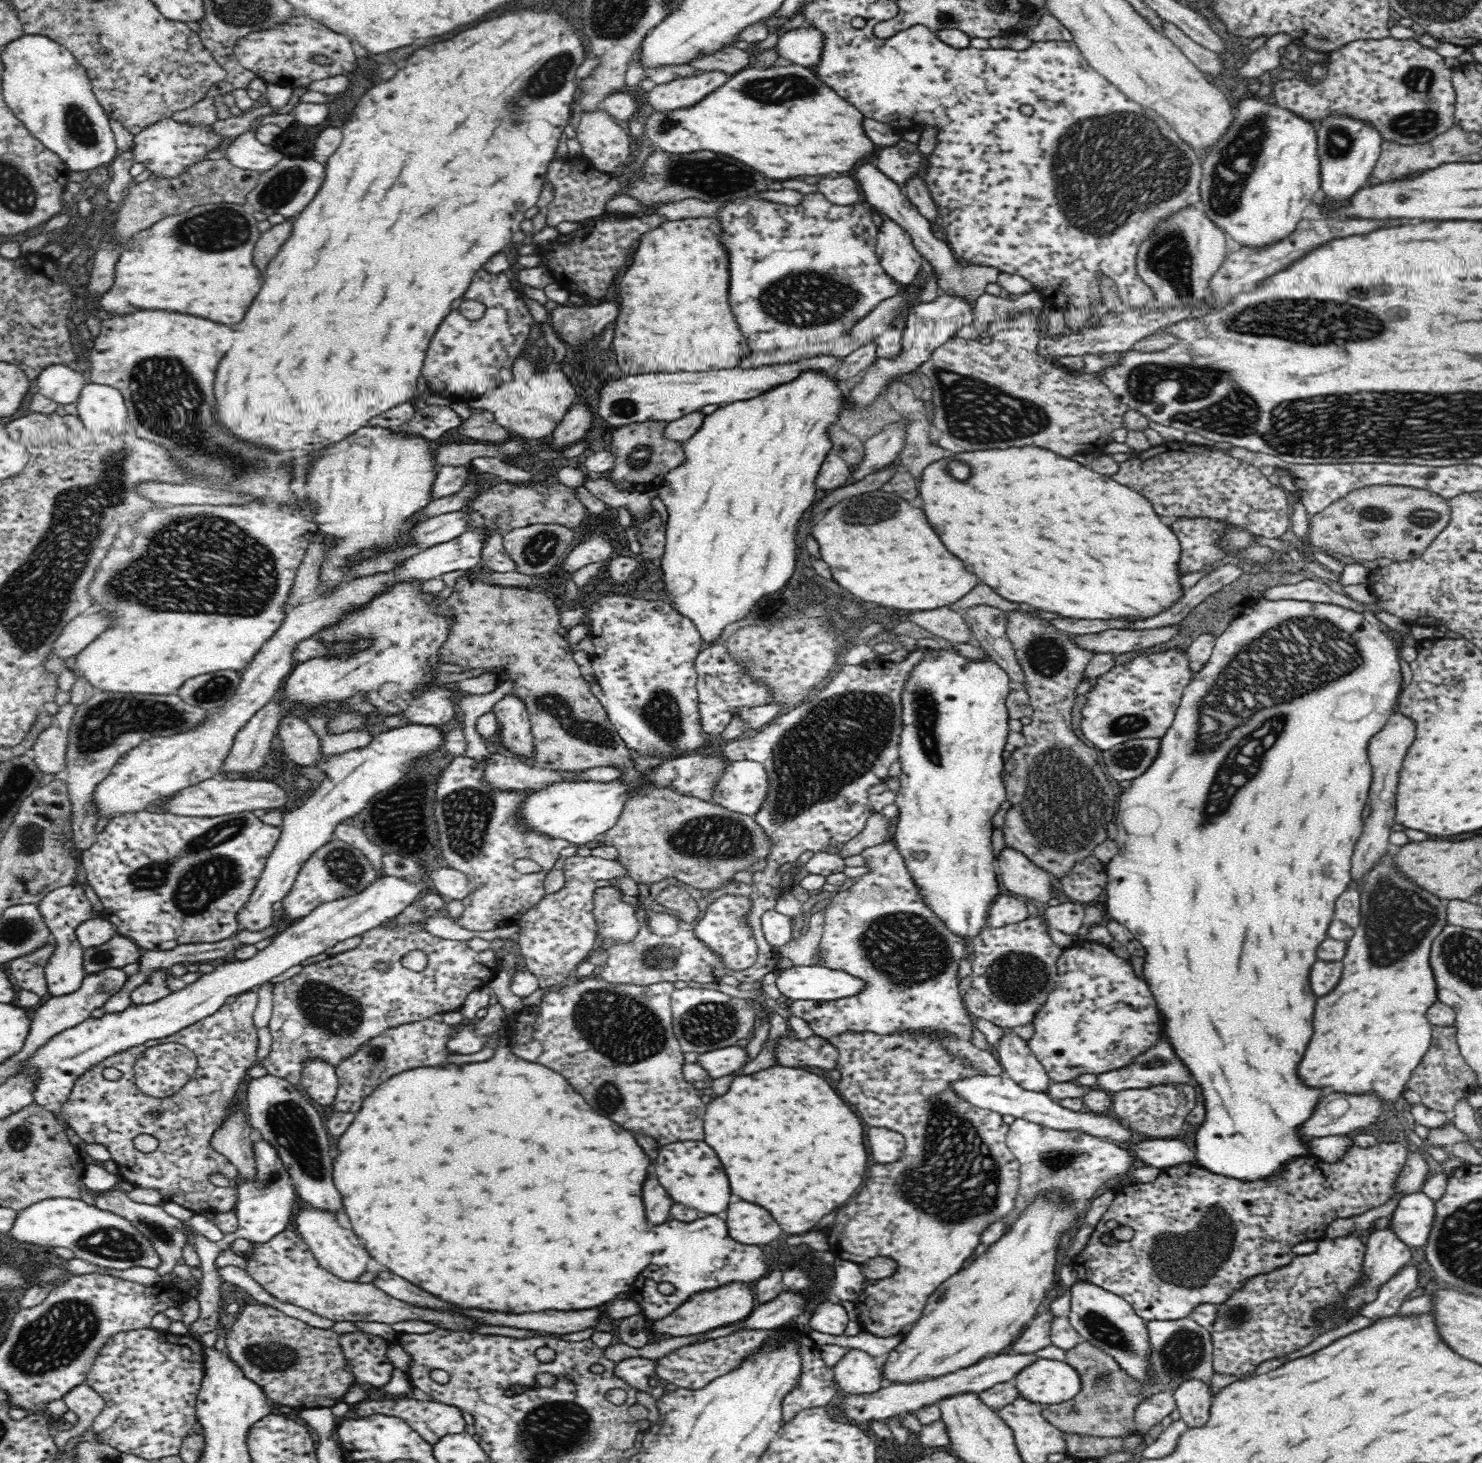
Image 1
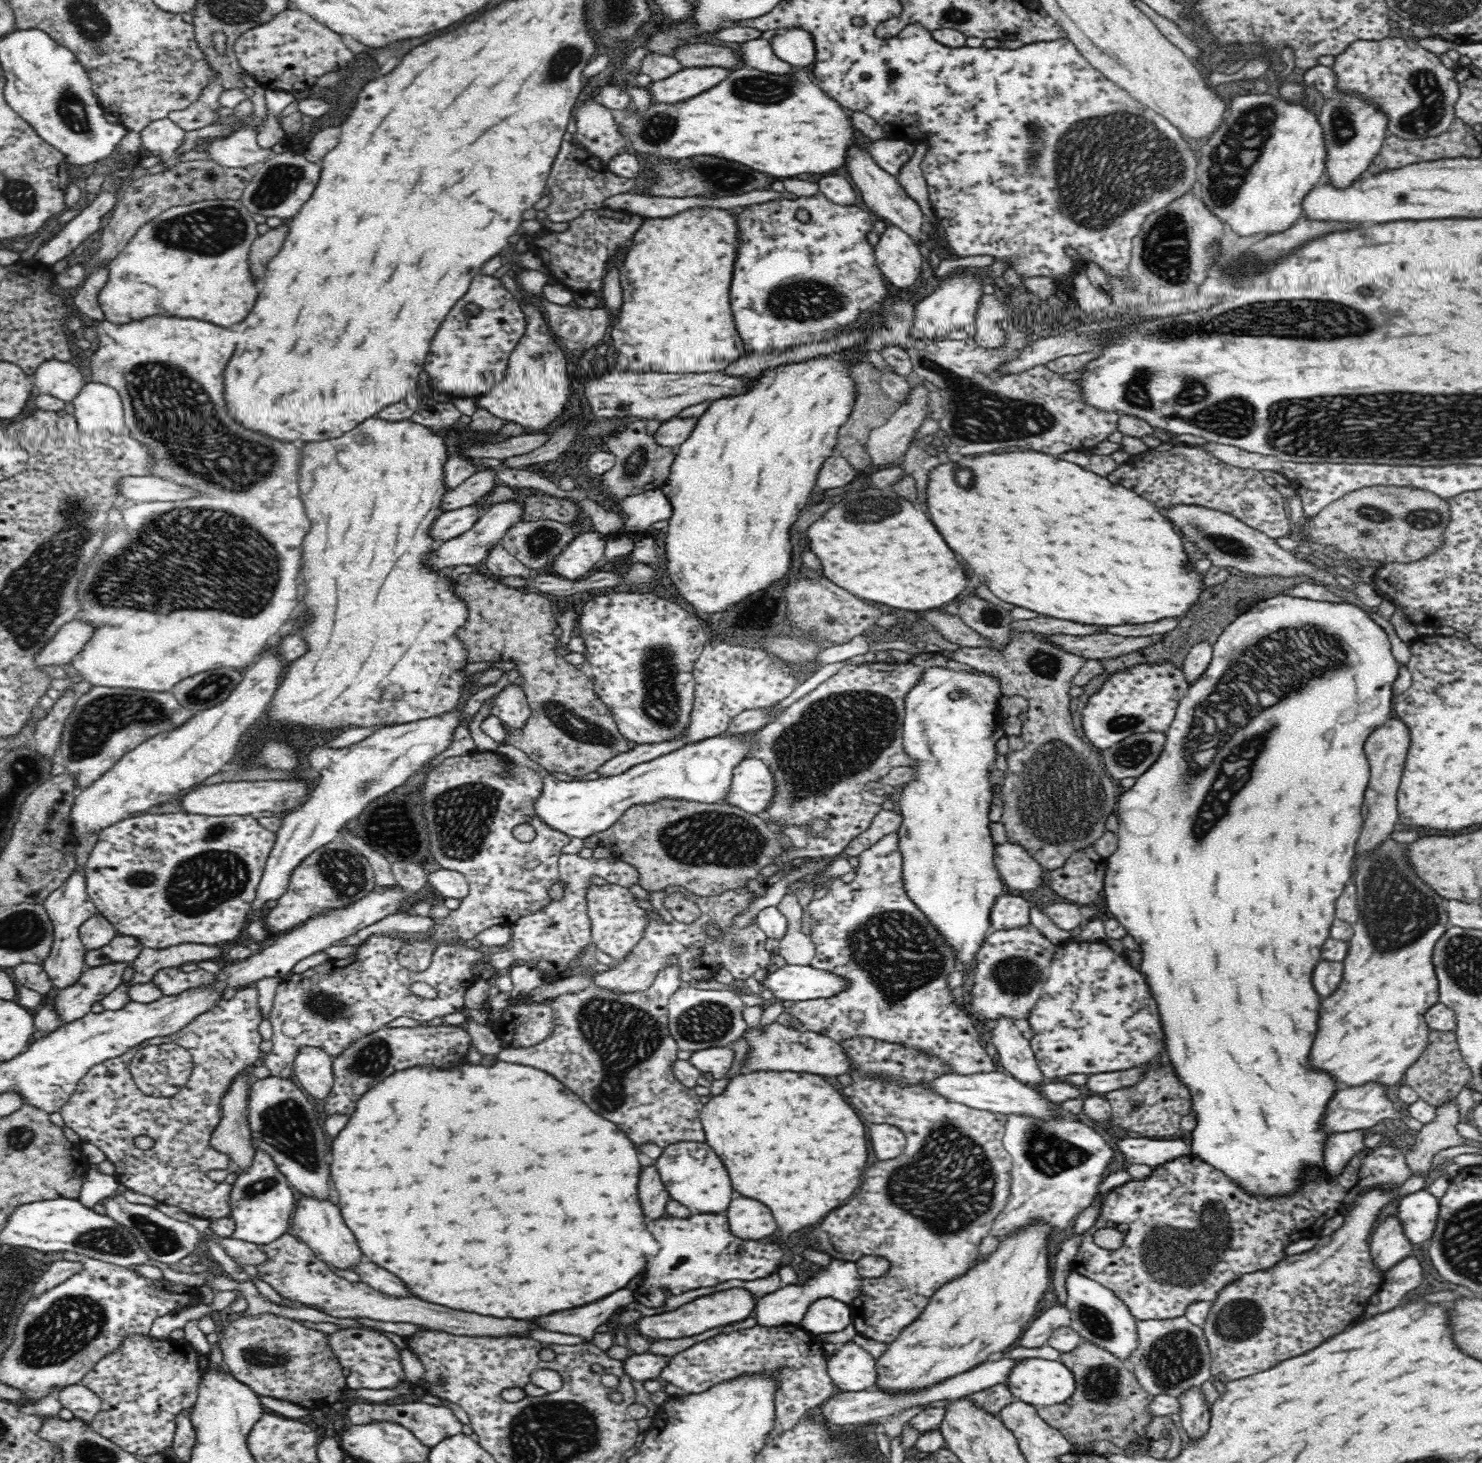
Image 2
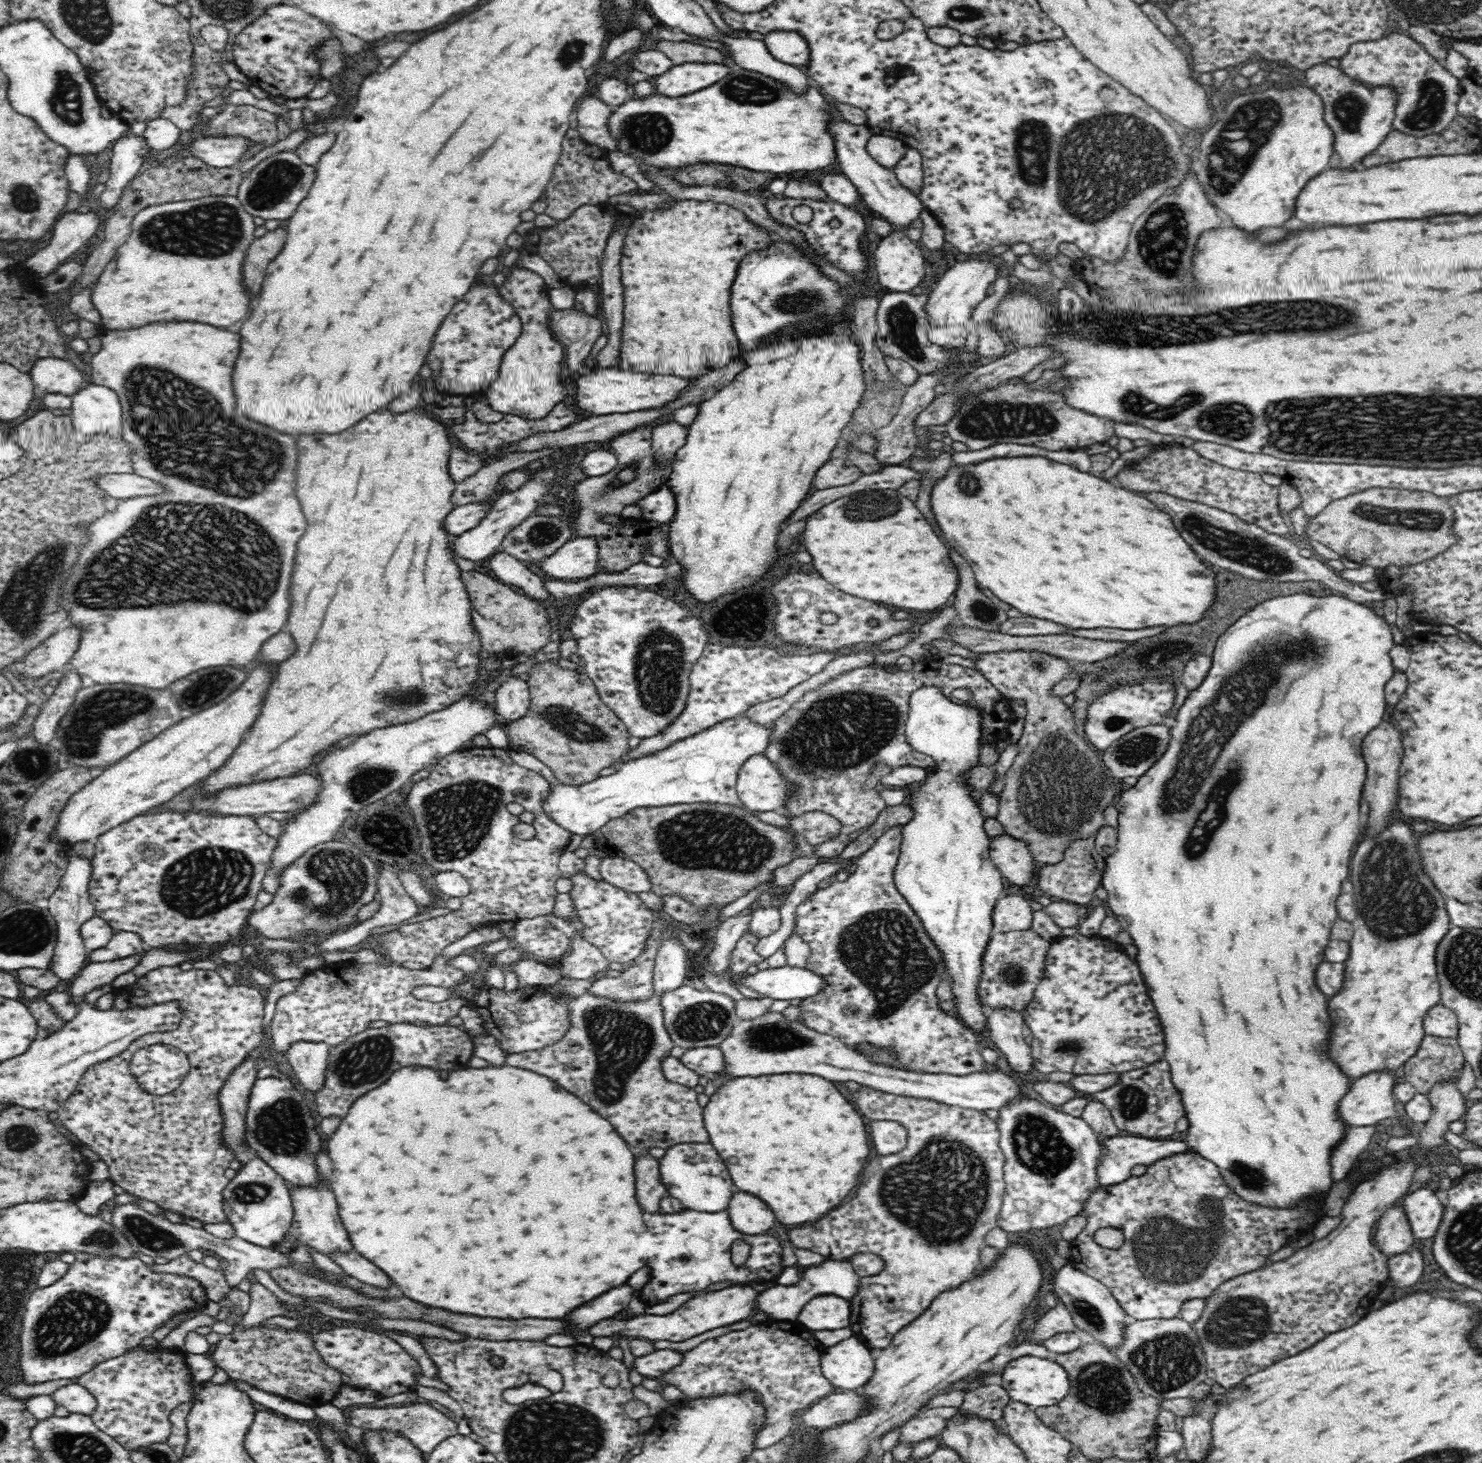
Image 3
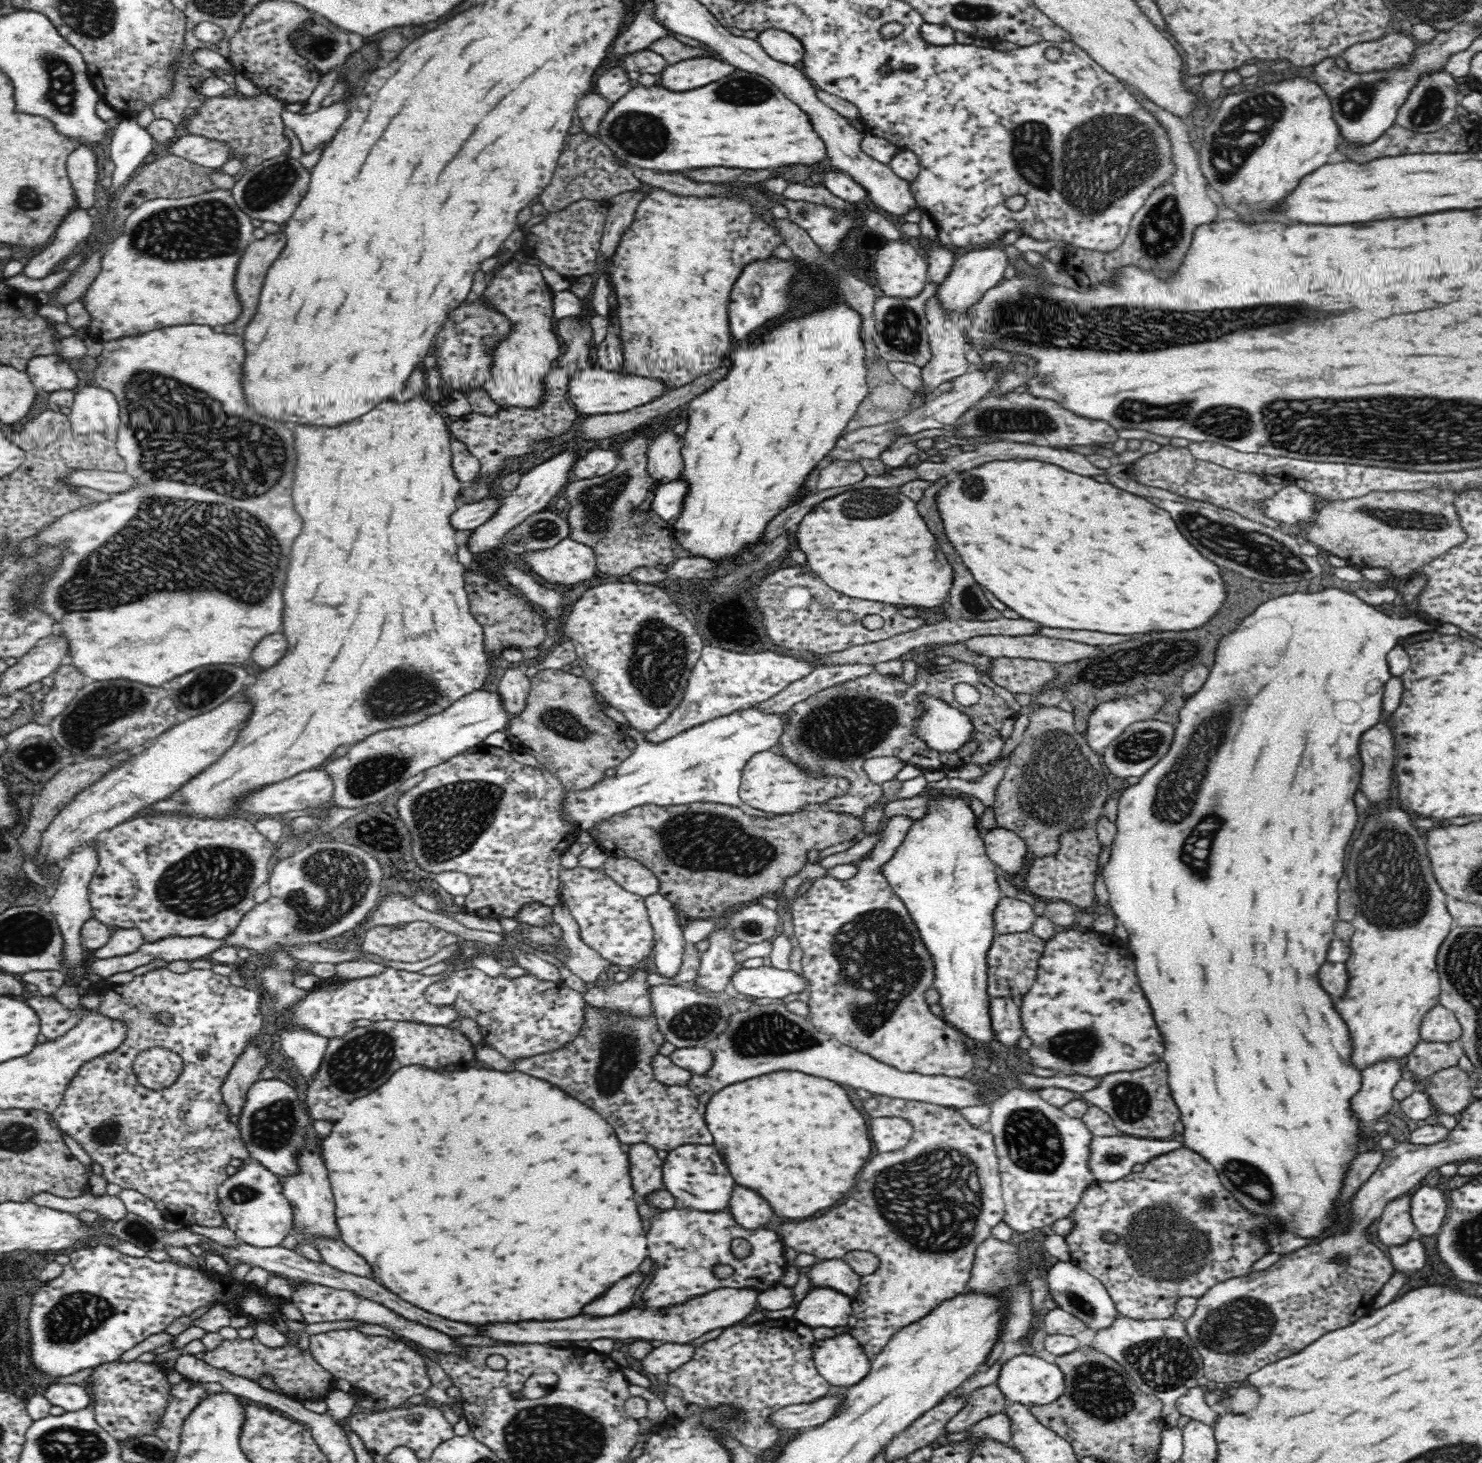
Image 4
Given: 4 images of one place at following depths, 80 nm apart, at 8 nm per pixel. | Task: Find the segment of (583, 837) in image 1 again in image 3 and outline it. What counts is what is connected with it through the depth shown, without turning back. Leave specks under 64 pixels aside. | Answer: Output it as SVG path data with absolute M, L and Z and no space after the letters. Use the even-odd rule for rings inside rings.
M744 714L727 719L723 722L718 722L710 728L704 728L700 732L696 732L692 736L686 736L682 740L678 740L658 750L652 754L644 754L638 758L630 758L617 767L614 774L608 776L599 776L588 784L582 786L565 786L560 784L556 777L552 774L550 767L547 767L543 762L540 762L536 757L523 752L509 749L509 755L520 766L528 768L528 770L536 771L548 780L552 785L552 794L545 800L544 810L554 822L557 822L562 828L569 830L572 834L580 834L580 836L590 835L597 831L600 826L608 824L613 818L618 818L624 813L630 812L632 809L642 807L661 807L670 805L692 805L693 803L710 803L715 805L732 805L743 808L754 817L760 819L764 823L776 825L779 827L788 826L788 816L784 812L768 810L768 812L758 812L758 810L746 809L743 802L738 796L737 782L738 773L742 765L751 756L762 754L770 744L773 725L758 725L752 719L744 717Z

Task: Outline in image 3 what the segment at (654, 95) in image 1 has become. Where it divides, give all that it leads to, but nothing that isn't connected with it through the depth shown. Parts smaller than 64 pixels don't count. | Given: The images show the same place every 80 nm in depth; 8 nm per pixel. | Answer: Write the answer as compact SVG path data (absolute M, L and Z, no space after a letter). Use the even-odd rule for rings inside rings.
M684 62L656 78L655 91L664 96L682 96L698 92L721 80L730 72L730 63Z

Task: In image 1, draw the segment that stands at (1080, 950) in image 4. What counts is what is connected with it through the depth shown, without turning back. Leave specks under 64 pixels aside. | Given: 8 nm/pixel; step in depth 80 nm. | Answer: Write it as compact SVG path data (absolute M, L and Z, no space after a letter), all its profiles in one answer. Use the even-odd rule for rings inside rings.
M1078 939L1070 947L1062 949L1060 959L1057 961L1057 977L1054 978L1054 990L1050 992L1045 1004L1038 1010L1032 1024L1034 1026L1034 1035L1027 1041L1028 1046L1031 1048L1031 1052L1035 1054L1035 1057L1042 1063L1044 1069L1046 1069L1048 1078L1056 1082L1075 1082L1075 1078L1078 1078L1080 1074L1098 1075L1099 1073L1128 1066L1128 1064L1134 1062L1137 1056L1144 1054L1149 1048L1158 1044L1164 1034L1161 1014L1146 980L1143 977L1137 976L1130 962L1112 953L1107 945L1091 943L1081 939Z

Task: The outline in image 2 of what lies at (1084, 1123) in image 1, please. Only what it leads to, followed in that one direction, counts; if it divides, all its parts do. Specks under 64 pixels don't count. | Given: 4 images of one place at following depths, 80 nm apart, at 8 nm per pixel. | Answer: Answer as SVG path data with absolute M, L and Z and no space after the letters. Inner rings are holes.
M994 1071L984 1073L974 1073L967 1075L942 1074L934 1080L928 1082L918 1082L926 1091L934 1091L948 1101L954 1101L966 1105L979 1111L990 1113L1002 1112L1002 1114L1027 1114L1027 1116L1037 1116L1037 1118L1052 1118L1058 1116L1058 1112L1048 1104L1048 1099L1044 1098L1035 1088L1022 1084L1012 1075L1006 1072Z

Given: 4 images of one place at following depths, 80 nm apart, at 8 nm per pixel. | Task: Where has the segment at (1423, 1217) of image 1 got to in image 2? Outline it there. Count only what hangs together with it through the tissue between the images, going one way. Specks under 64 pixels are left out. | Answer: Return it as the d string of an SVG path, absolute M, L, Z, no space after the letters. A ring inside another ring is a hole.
M1423 1189L1402 1198L1396 1209L1410 1242L1420 1244L1430 1240L1439 1217L1439 1199L1436 1196Z

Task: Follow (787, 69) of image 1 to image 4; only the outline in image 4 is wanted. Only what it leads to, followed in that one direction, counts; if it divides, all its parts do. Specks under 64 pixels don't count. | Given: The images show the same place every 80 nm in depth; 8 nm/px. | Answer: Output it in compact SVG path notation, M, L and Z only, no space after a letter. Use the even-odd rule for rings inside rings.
M740 69L734 71L731 75L726 75L716 82L710 82L708 86L700 86L688 92L668 92L664 90L661 84L653 84L648 86L634 83L632 88L620 98L616 100L608 112L600 120L598 124L598 132L596 132L596 139L604 143L610 150L628 167L638 166L648 170L659 172L680 172L680 170L690 170L698 168L712 168L712 166L728 166L728 168L752 168L752 170L760 170L760 168L778 168L784 164L818 164L820 160L826 158L826 148L824 142L818 138L818 134L814 134L808 116L798 108L798 105L784 97L778 88L770 82L770 80L758 74L752 74Z

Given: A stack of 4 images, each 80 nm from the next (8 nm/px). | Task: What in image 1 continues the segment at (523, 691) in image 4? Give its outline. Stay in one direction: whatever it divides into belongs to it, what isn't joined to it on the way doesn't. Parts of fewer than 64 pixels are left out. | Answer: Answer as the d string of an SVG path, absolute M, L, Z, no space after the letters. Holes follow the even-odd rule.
M511 692L494 705L493 714L500 723L499 734L493 741L499 744L501 751L514 752L518 756L533 758L536 751L534 750L533 734L530 731L531 723L527 706Z

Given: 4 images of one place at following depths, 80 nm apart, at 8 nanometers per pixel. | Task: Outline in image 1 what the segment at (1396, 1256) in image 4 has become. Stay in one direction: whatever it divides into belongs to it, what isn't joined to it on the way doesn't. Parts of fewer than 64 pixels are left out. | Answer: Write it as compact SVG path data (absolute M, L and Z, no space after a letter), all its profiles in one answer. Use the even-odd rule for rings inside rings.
M1404 1266L1390 1276L1388 1282L1378 1286L1378 1296L1374 1302L1364 1305L1358 1312L1366 1318L1378 1319L1392 1316L1400 1310L1406 1296L1418 1288L1418 1270L1416 1266Z

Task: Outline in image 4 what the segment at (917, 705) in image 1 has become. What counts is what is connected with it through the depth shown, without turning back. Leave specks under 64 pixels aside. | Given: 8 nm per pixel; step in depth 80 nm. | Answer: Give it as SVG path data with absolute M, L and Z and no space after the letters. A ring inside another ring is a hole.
M924 695L921 704L926 714L918 718L915 724L919 740L923 740L929 748L939 752L954 752L966 744L974 734L974 727L966 714L957 708L951 708L936 697ZM934 792L936 796L931 800L931 803L927 806L927 813L923 816L922 819L919 819L914 823L910 830L906 833L905 839L902 841L902 844L896 848L896 852L892 854L892 858L888 862L882 864L880 868L880 873L886 877L886 881L890 883L892 890L902 899L904 906L908 909L912 921L918 929L918 934L922 937L922 943L924 947L928 949L932 961L934 961L934 978L932 978L932 987L935 988L939 994L939 1000L936 1002L941 1006L942 1009L942 1019L946 1023L954 1026L956 1030L968 1038L974 1043L990 1044L995 1039L995 1034L992 1028L991 1016L989 1013L989 1000L990 996L987 993L988 990L988 973L987 973L987 952L989 951L990 945L995 937L995 927L994 927L994 911L996 910L997 904L1000 902L1000 899L1004 896L998 883L996 883L996 866L995 862L990 860L990 857L987 855L984 841L980 837L978 830L974 827L974 822L976 818L970 809L970 803L968 799L965 799L963 795L959 793L947 793L947 792Z

